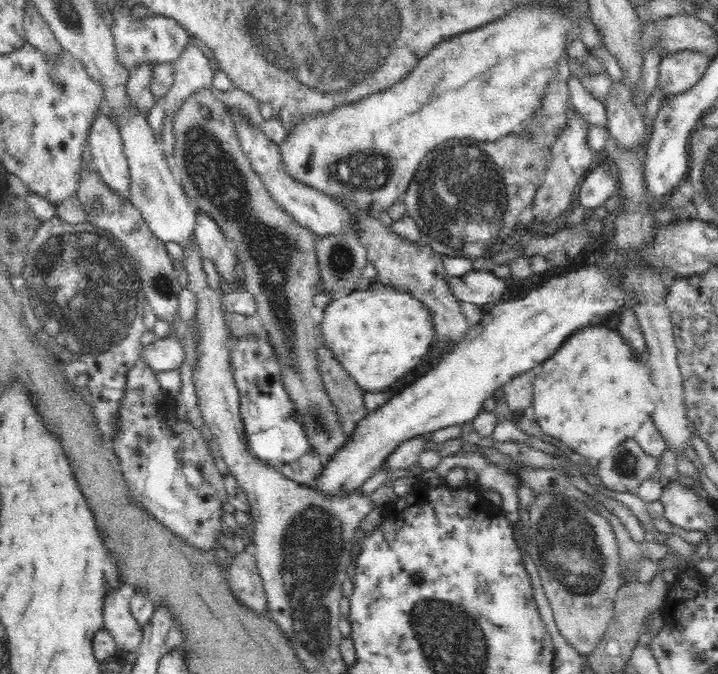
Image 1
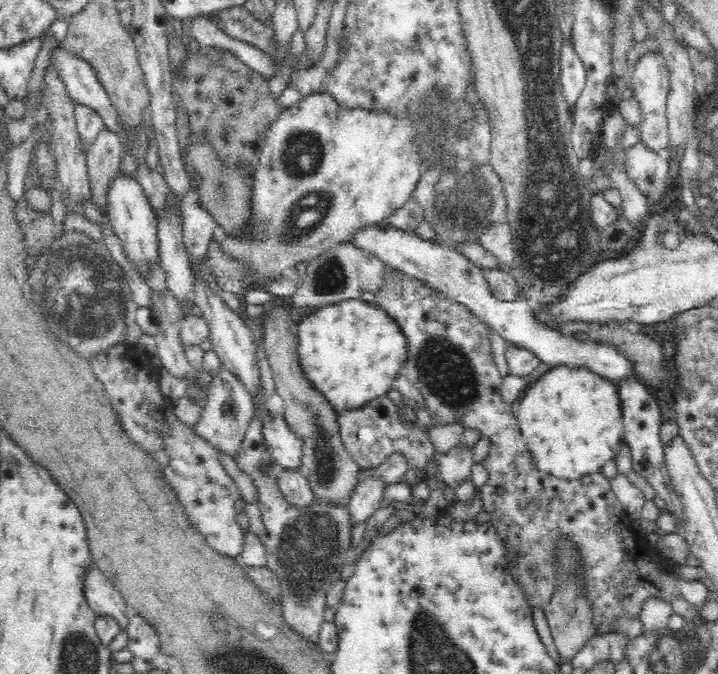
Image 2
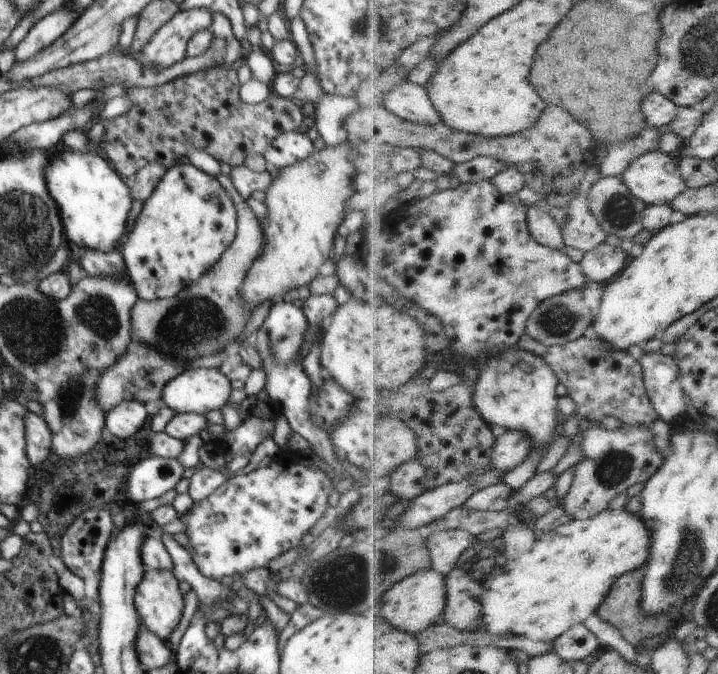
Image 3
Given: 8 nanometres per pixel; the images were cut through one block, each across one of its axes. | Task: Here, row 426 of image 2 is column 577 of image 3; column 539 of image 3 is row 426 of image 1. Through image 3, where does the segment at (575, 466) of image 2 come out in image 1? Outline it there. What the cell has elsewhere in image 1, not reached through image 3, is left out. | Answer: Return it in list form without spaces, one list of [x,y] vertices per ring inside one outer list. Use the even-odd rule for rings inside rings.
[[[612,320],[590,323],[575,330],[539,367],[534,382],[535,420],[541,430],[560,439],[578,454],[595,458],[610,452],[619,442],[632,438],[648,418],[652,419],[658,389],[654,383],[653,368],[640,360],[638,351],[628,343]]]

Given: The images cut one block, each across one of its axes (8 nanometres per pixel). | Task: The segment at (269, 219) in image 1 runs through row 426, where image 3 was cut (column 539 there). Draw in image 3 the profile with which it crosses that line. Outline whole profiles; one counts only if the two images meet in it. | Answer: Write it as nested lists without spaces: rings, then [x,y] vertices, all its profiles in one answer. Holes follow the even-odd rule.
[[[573,290],[570,293],[552,297],[536,309],[527,324],[527,334],[548,346],[567,345],[577,341],[587,334],[587,330],[596,322],[592,308],[586,304],[583,290]]]

